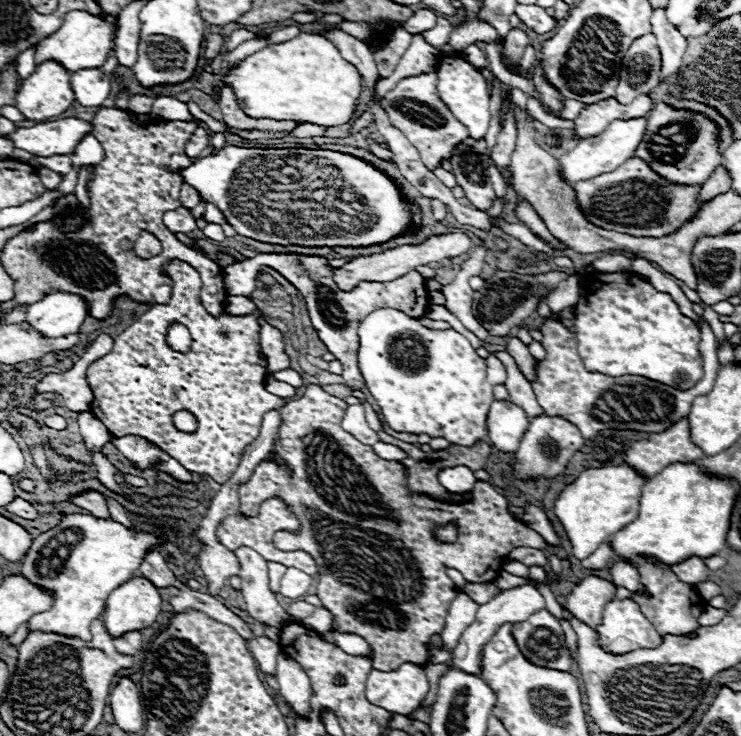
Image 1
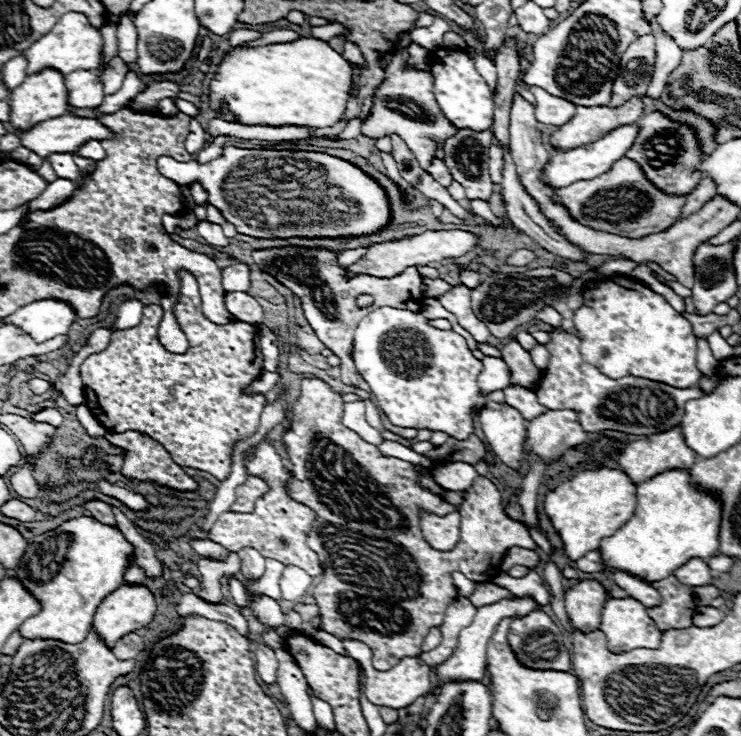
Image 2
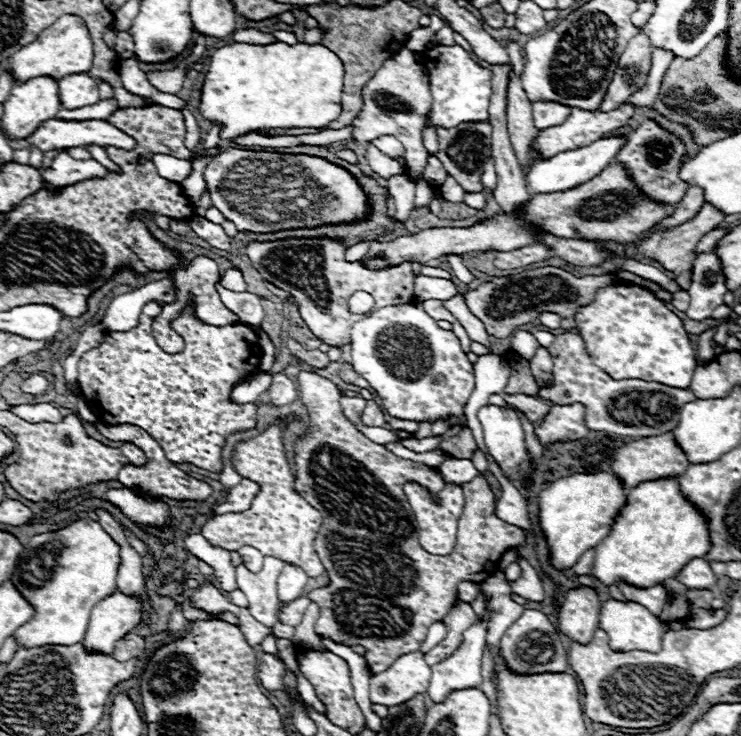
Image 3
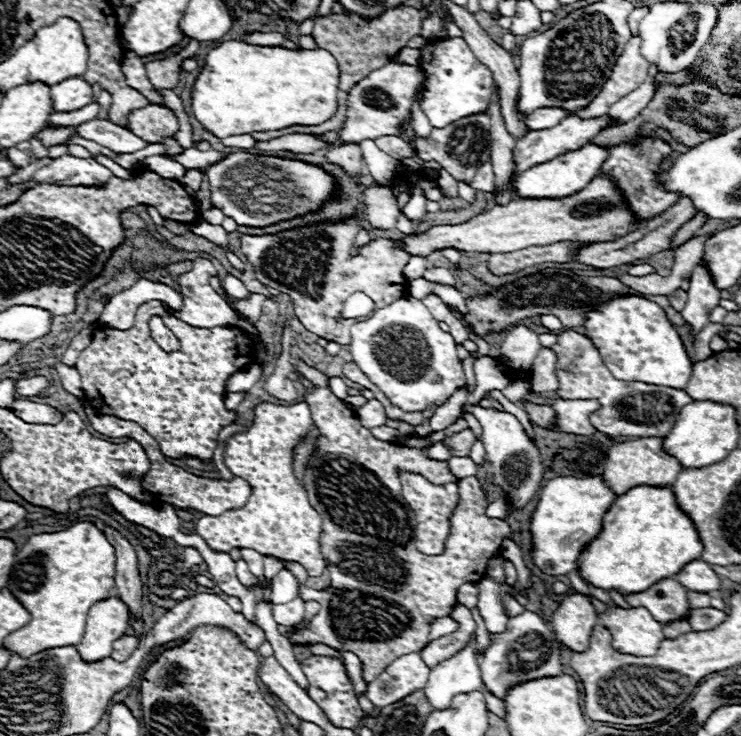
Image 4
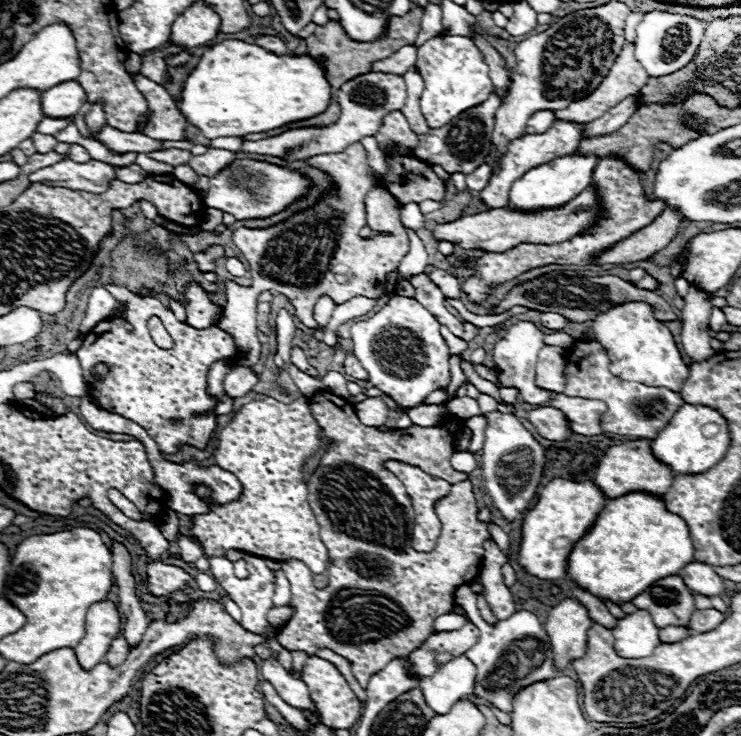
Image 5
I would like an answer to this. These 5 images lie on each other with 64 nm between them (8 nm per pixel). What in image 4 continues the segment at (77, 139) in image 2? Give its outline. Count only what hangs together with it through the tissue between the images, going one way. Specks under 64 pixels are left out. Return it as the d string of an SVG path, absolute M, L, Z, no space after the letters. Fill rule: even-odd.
M90 120L84 122L80 126L76 126L78 134L86 140L94 140L104 148L110 148L118 154L126 154L126 152L136 152L148 146L148 142L144 142L142 138L138 138L136 134L132 134L126 128L114 126L108 120ZM42 128L38 132L38 138L46 144L46 146L56 146L56 144L64 144L64 140L72 134L72 128Z

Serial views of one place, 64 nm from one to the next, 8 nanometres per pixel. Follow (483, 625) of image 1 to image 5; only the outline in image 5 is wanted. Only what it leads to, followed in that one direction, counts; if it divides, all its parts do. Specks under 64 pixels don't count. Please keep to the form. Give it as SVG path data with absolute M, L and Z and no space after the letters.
M462 654L460 658L454 658L452 662L442 666L436 674L420 682L418 688L422 690L426 704L436 714L448 714L460 698L472 694L474 678L476 668Z

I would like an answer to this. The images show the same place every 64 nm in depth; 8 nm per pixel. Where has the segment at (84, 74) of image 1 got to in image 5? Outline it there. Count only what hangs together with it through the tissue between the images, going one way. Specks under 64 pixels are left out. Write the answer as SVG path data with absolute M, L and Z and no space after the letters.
M70 80L42 92L40 100L46 118L70 118L86 104L86 92L76 80Z

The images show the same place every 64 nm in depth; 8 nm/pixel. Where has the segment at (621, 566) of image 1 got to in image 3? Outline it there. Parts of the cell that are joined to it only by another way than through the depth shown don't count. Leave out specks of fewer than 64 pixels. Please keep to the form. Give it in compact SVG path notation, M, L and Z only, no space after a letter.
M618 582L618 588L622 590L622 594L628 602L638 602L638 604L646 606L654 616L660 616L662 608L670 600L670 594L668 594L666 586L662 586L662 584L656 584L652 588L634 588L624 582Z

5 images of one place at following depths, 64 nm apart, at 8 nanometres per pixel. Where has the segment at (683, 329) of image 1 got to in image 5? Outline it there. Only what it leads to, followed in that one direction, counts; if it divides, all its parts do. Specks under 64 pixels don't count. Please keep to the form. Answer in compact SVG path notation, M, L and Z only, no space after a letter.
M630 302L616 306L592 320L594 338L606 348L612 360L612 374L622 380L636 380L646 386L664 386L668 390L680 392L690 368L684 364L680 350L670 334L670 330L652 316L652 308L644 302Z

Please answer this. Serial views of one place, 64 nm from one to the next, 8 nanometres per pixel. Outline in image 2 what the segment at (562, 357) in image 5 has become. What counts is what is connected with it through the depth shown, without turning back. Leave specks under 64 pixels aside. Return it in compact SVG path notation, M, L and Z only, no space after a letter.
M536 344L534 350L530 352L530 356L532 356L532 362L534 362L534 366L538 368L538 372L544 372L544 370L548 368L550 354L548 354L548 350L546 350L542 344Z

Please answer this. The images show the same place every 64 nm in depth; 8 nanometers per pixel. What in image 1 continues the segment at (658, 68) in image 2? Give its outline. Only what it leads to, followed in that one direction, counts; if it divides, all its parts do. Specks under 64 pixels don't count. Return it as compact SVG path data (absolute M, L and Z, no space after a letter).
M656 10L650 18L652 22L652 34L656 34L656 42L662 56L662 70L660 70L660 82L668 80L678 66L682 64L682 56L686 50L686 40L680 36L680 32L668 24L664 10Z

